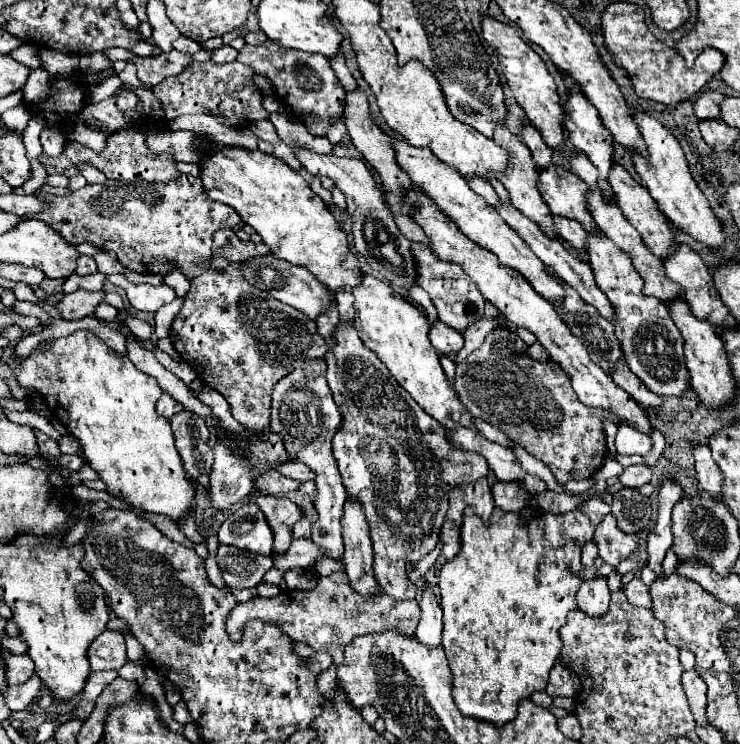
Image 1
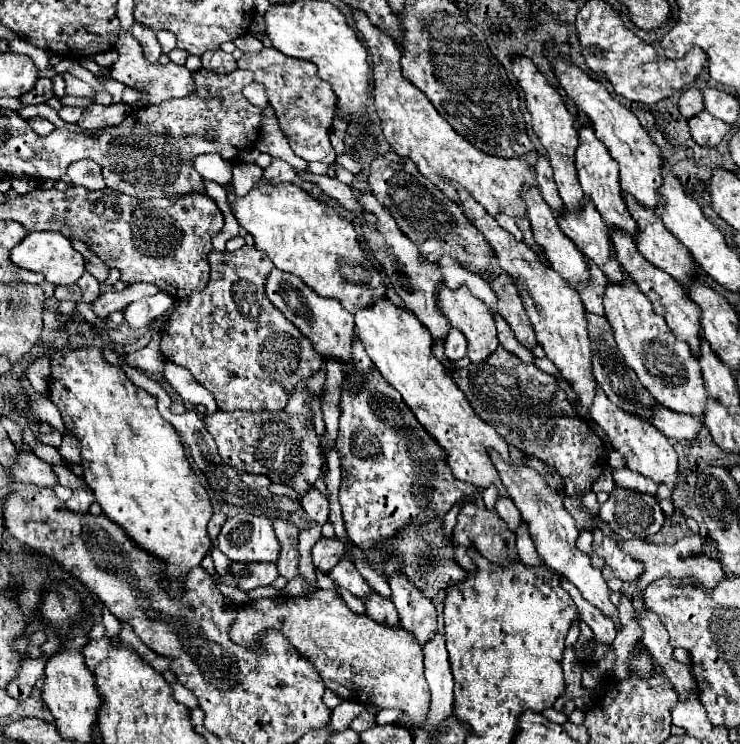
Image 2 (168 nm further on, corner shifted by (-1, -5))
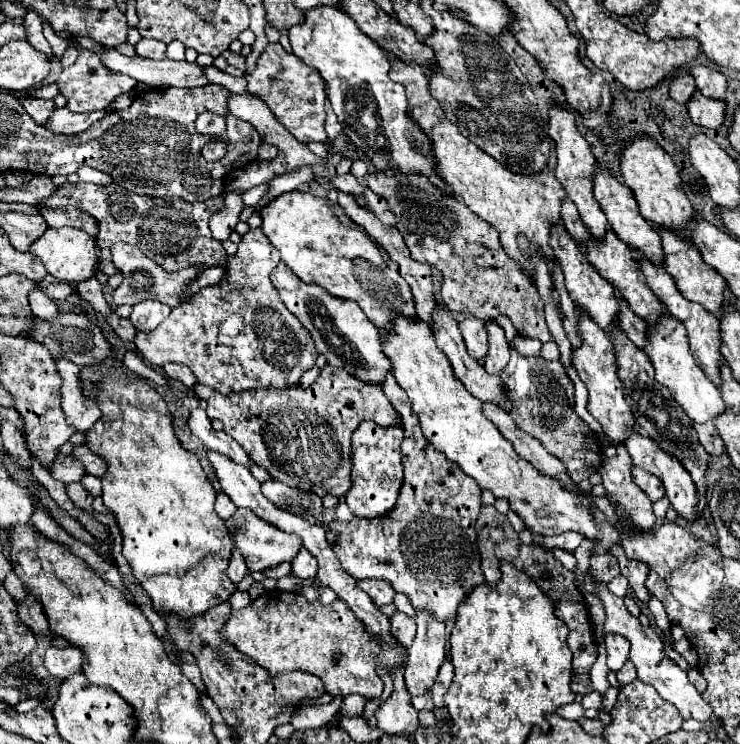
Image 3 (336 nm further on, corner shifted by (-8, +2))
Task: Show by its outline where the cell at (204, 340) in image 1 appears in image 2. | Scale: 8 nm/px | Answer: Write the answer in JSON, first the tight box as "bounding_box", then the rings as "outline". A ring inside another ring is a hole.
{"bounding_box":[160,245,322,411],"outline":[[[244,245],[232,253],[222,251],[222,255],[211,251],[208,261],[210,281],[204,291],[182,299],[160,331],[162,359],[188,369],[192,377],[216,397],[222,411],[282,411],[298,381],[314,375],[322,367],[322,359],[318,359],[312,343],[268,301],[264,283],[274,269],[274,263],[266,253],[254,246]]]}

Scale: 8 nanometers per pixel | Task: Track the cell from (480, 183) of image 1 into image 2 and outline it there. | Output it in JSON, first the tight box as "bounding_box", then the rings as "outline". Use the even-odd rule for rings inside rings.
{"bounding_box":[496,215,522,241],"outline":[[[496,215],[496,221],[498,221],[498,225],[502,225],[510,235],[514,235],[516,241],[522,239],[522,231],[518,229],[518,225],[516,225],[514,219],[510,219],[510,217],[506,217],[506,215]]]}

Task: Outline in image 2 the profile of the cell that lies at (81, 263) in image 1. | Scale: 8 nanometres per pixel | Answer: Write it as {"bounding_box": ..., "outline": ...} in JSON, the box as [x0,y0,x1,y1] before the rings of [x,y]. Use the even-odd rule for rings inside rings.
{"bounding_box":[78,273,100,305],"outline":[[[84,273],[82,279],[78,279],[78,285],[80,285],[80,289],[82,289],[82,301],[84,301],[86,305],[92,305],[92,303],[100,297],[100,291],[98,291],[100,283],[98,283],[90,273]]]}

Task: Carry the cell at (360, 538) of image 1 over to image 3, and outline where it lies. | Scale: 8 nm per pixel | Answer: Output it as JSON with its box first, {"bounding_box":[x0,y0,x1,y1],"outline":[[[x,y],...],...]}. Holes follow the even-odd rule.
{"bounding_box":[391,612,415,646],"outline":[[[395,612],[391,618],[391,634],[397,642],[401,642],[403,646],[411,646],[413,636],[415,636],[415,620],[403,612]]]}

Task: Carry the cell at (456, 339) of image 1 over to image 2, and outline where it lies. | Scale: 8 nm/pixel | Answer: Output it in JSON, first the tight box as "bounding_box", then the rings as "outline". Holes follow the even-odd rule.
{"bounding_box":[444,329,468,361],"outline":[[[450,329],[450,335],[446,337],[446,345],[444,345],[446,357],[450,361],[458,361],[458,359],[466,357],[466,349],[468,349],[466,337],[458,329]]]}

